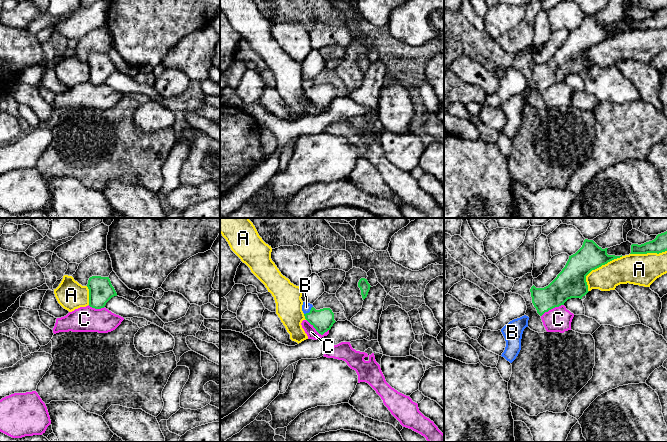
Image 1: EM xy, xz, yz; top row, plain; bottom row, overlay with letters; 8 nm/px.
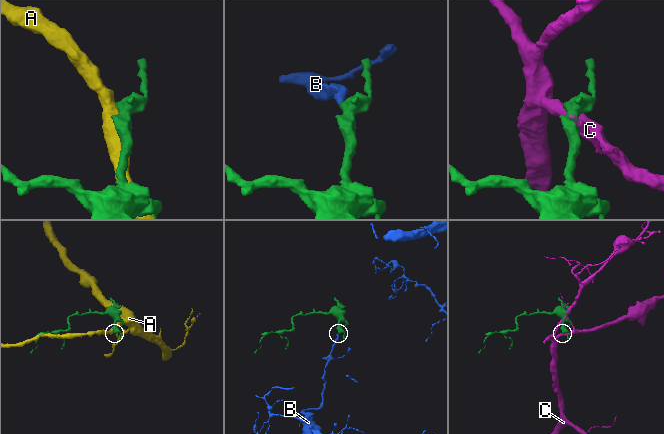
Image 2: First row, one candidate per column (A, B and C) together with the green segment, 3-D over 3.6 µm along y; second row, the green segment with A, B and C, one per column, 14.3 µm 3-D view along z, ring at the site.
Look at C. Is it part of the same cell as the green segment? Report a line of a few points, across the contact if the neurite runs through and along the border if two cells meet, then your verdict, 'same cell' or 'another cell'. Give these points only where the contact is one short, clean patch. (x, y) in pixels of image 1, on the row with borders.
line xz (306, 319), (319, 333), (323, 334), (328, 330); another cell

